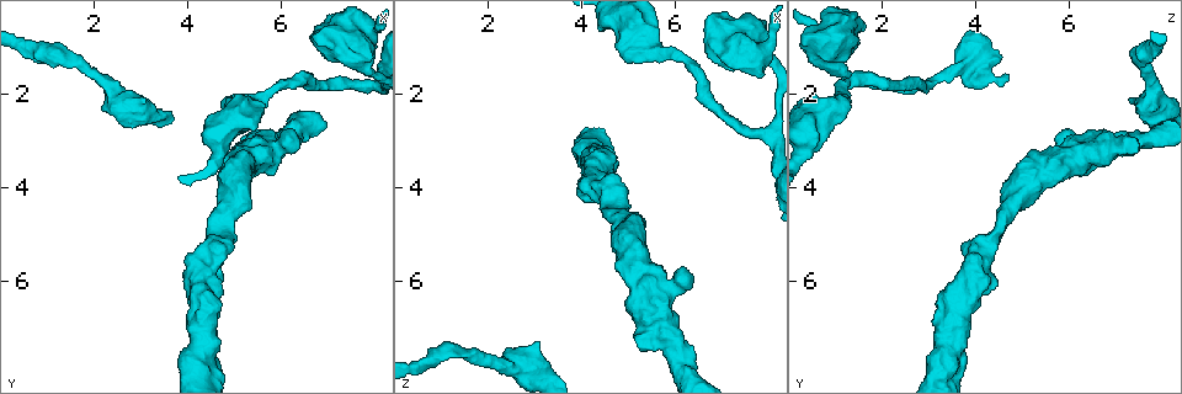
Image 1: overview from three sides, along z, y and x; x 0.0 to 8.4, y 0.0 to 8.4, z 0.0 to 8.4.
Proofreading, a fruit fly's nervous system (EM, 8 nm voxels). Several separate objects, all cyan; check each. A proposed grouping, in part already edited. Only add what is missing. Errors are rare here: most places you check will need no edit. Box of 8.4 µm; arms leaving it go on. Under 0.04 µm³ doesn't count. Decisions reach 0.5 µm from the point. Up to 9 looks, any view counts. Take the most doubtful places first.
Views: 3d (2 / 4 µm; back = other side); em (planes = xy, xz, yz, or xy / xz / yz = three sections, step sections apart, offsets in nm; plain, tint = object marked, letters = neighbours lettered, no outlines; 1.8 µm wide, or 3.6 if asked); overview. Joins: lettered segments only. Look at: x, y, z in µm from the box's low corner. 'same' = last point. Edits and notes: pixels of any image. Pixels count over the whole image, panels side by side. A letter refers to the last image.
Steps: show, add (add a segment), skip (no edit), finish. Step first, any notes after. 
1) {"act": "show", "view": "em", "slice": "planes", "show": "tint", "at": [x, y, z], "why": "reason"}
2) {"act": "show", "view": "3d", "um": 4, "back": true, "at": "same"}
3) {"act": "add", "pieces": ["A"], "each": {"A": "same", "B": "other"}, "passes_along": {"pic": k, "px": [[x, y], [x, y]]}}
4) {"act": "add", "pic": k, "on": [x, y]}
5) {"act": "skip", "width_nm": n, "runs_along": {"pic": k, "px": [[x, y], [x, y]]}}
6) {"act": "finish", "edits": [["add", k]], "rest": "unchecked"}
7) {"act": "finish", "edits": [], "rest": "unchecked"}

{"act": "show", "view": "3d", "um": 4, "at": [8.00, 1.85, 2.90], "why": "abrupt turn"}

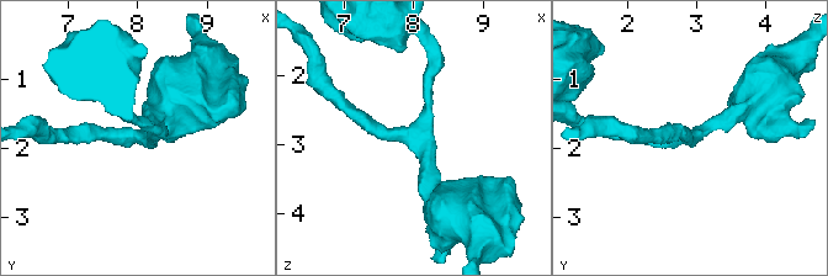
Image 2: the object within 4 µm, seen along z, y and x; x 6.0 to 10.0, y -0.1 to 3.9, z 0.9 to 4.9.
{"act": "show", "view": "em", "slice": "xy", "step": 4, "show": "letters", "at": [7.95, 1.75, 2.85], "arms": 3, "arm_widths_nm": [170, 220, 240], "why": "now the EM"}

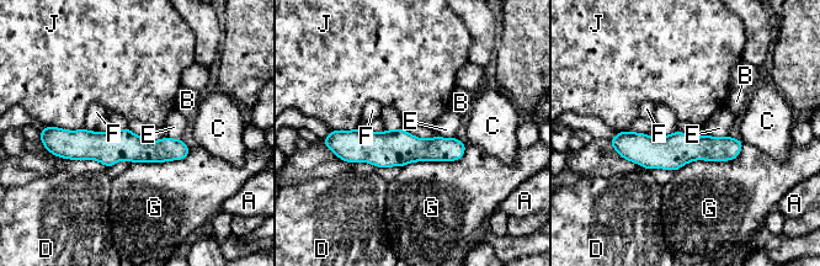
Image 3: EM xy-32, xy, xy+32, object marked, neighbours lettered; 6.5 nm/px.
{"act": "skip", "width_nm": 200, "each": {"A": "other", "B": "other", "C": "other", "D": "other", "E": "other", "F": "other", "G": "other", "J": "other"}, "runs_along": {"pic": 3, "px": [[614, 142], [638, 148], [739, 145]]}, "found": "none of them fits"}

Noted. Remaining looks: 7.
{"act": "show", "view": "3d", "um": 4, "at": [5.45, 2.20, 1.05], "why": "thick turns thin"}

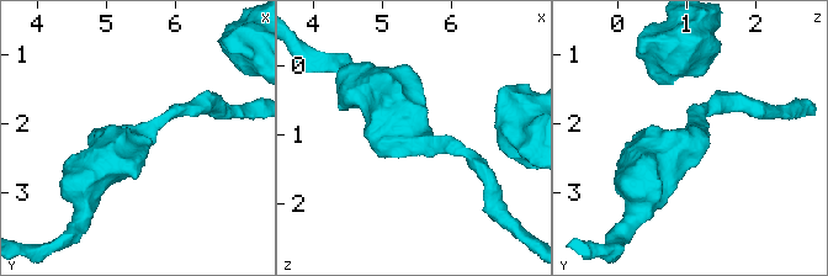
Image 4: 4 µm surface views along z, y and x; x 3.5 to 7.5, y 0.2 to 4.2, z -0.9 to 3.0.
{"act": "show", "view": "em", "um": 3.6, "slice": "planes", "show": "letters", "at": [5.45, 2.20, 1.05], "arm_widths_nm": [200, 650], "why": "shape alone is not enough"}

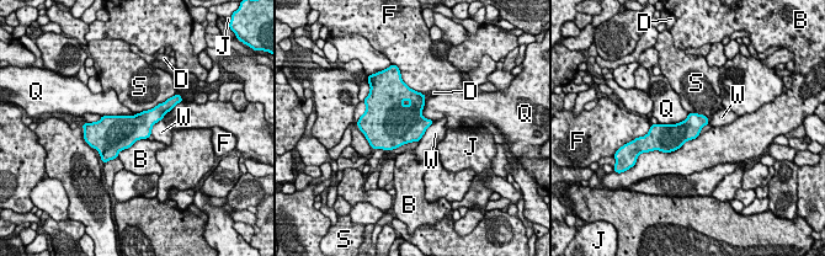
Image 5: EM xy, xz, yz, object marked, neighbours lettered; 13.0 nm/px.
{"act": "skip", "each": {"B": "other", "D": "other", "F": "other", "J": "other", "Q": "other", "S": "other", "W": "other"}, "found": "none of them fits"}

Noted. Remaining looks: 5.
{"act": "show", "view": "3d", "um": 4, "back": true, "at": [5.10, 3.20, 7.10]}

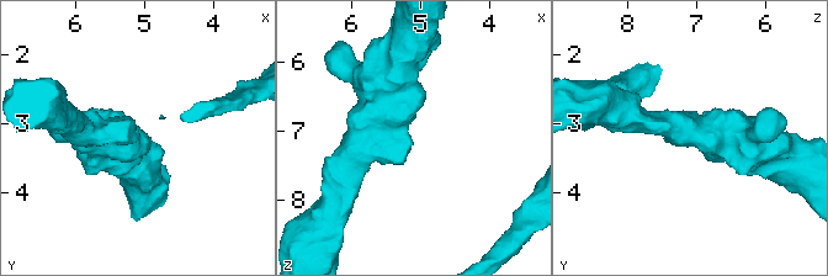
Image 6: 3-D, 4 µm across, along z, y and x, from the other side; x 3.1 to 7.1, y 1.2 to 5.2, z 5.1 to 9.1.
{"act": "show", "view": "em", "slice": "xz", "step": 8, "show": "letters", "at": [5.15, 3.20, 7.15]}

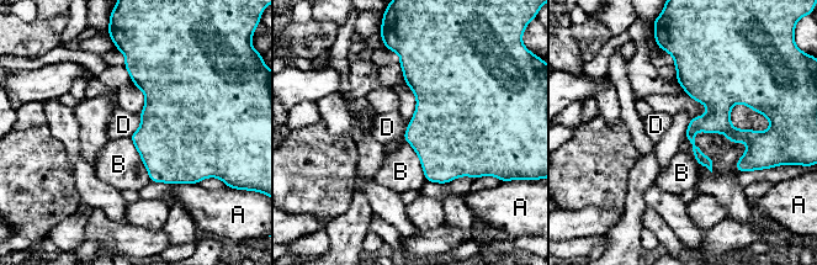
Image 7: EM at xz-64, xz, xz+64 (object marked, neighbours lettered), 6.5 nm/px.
{"act": "skip", "each": {"A": "other", "B": "other", "D": "other"}, "border": {"pic": 7, "px": [[139, 112], [139, 127], [130, 137]]}, "found": "no lettered segment goes on from it"}

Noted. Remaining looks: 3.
{"act": "show", "view": "em", "slice": "xy", "step": 4, "show": "letters", "at": [6.20, 2.75, 5.90], "why": "branch stops here"}

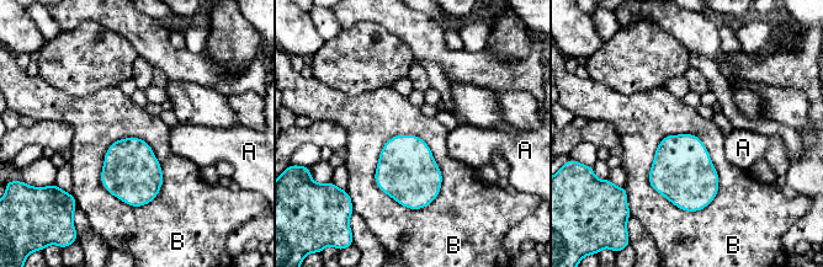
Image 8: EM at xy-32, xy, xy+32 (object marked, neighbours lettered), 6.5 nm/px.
{"act": "show", "view": "em", "slice": "planes", "show": "letters", "at": "same", "why": "cut it another way"}

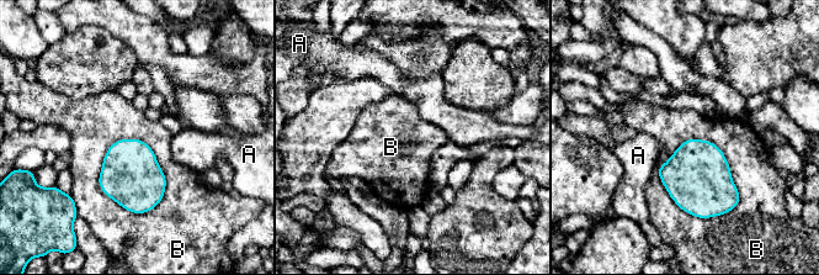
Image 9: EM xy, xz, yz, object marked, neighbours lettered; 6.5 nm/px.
{"act": "skip", "each": {"A": "other", "B": "other"}, "border": {"pic": 9, "px": [[657, 172], [695, 216], [739, 202]]}, "found": "none of them fits"}

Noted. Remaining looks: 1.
{"act": "finish", "edits": [], "rest": "unchecked"}

